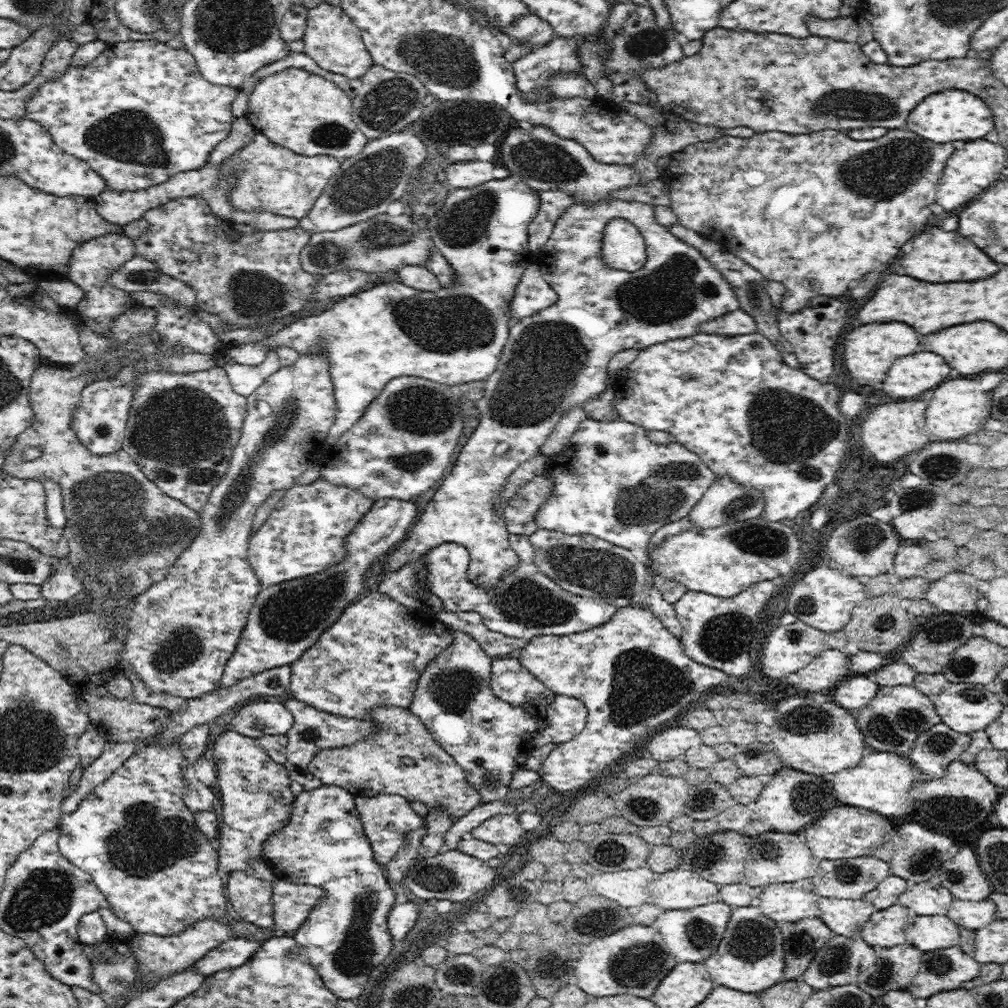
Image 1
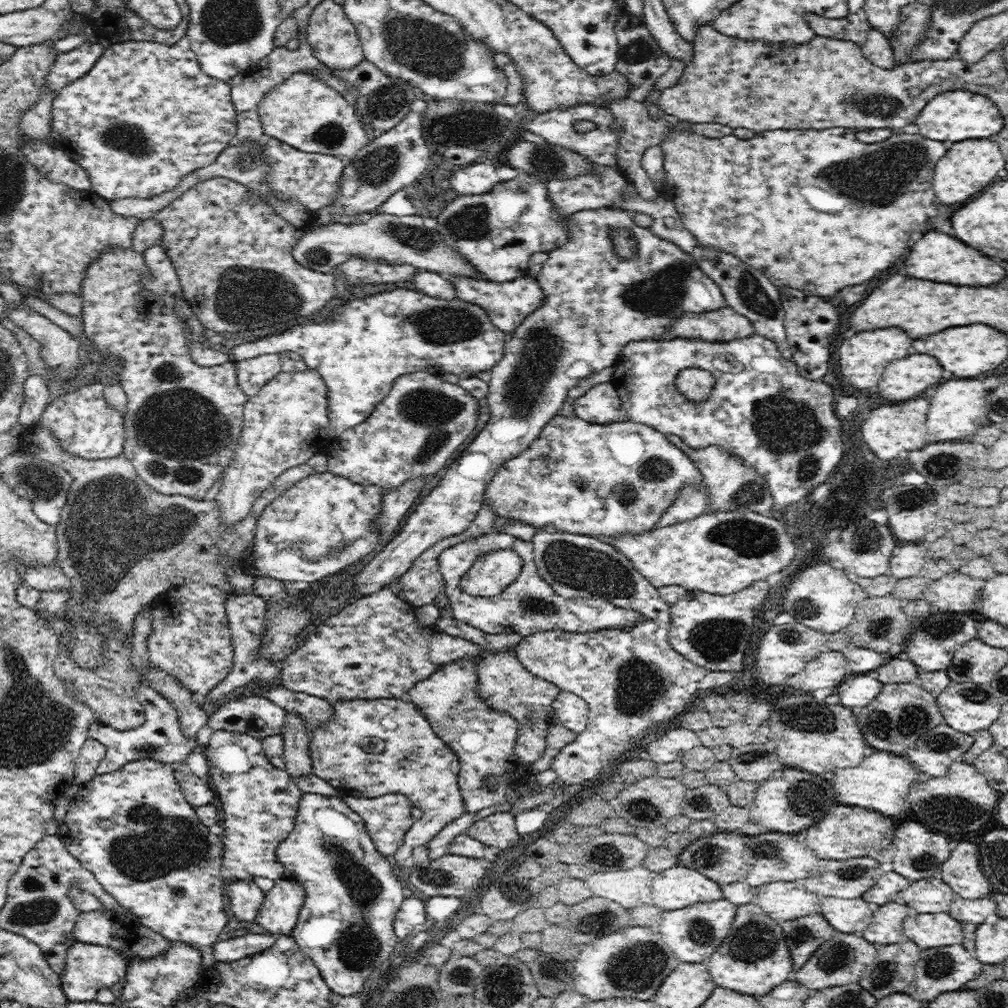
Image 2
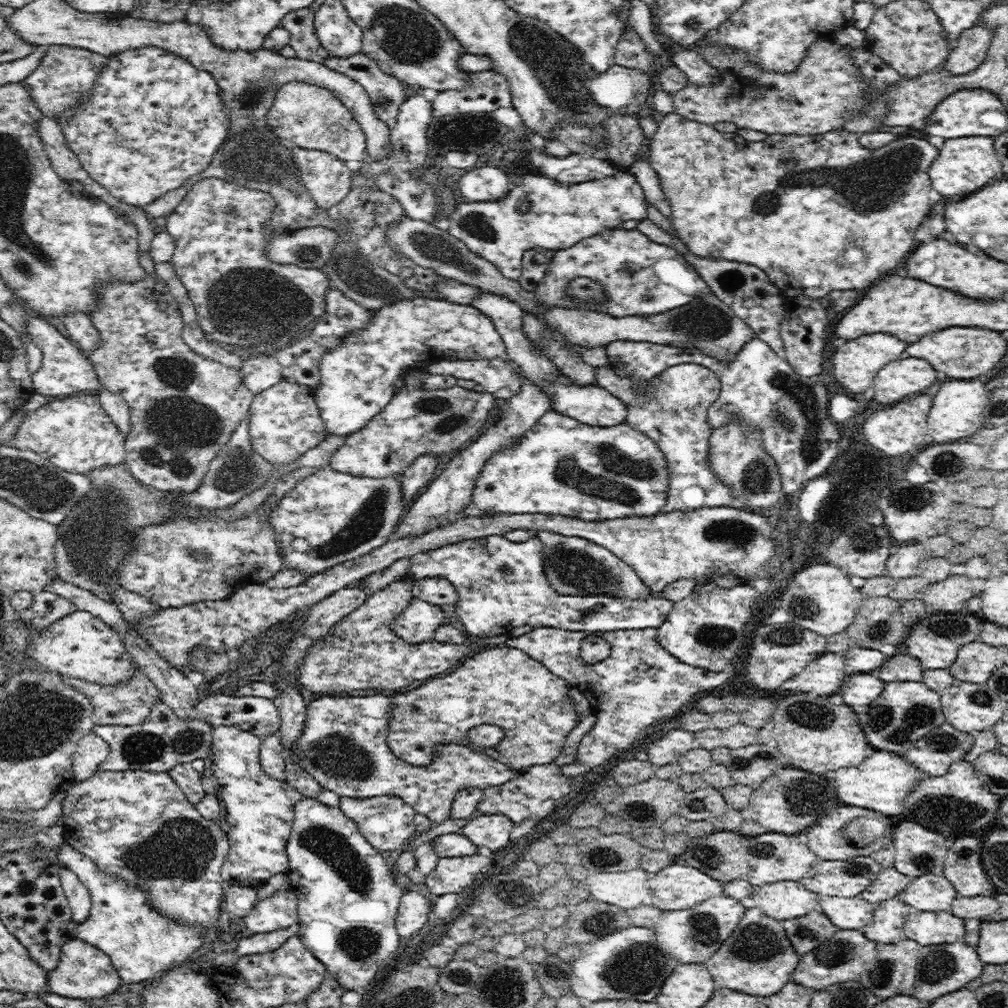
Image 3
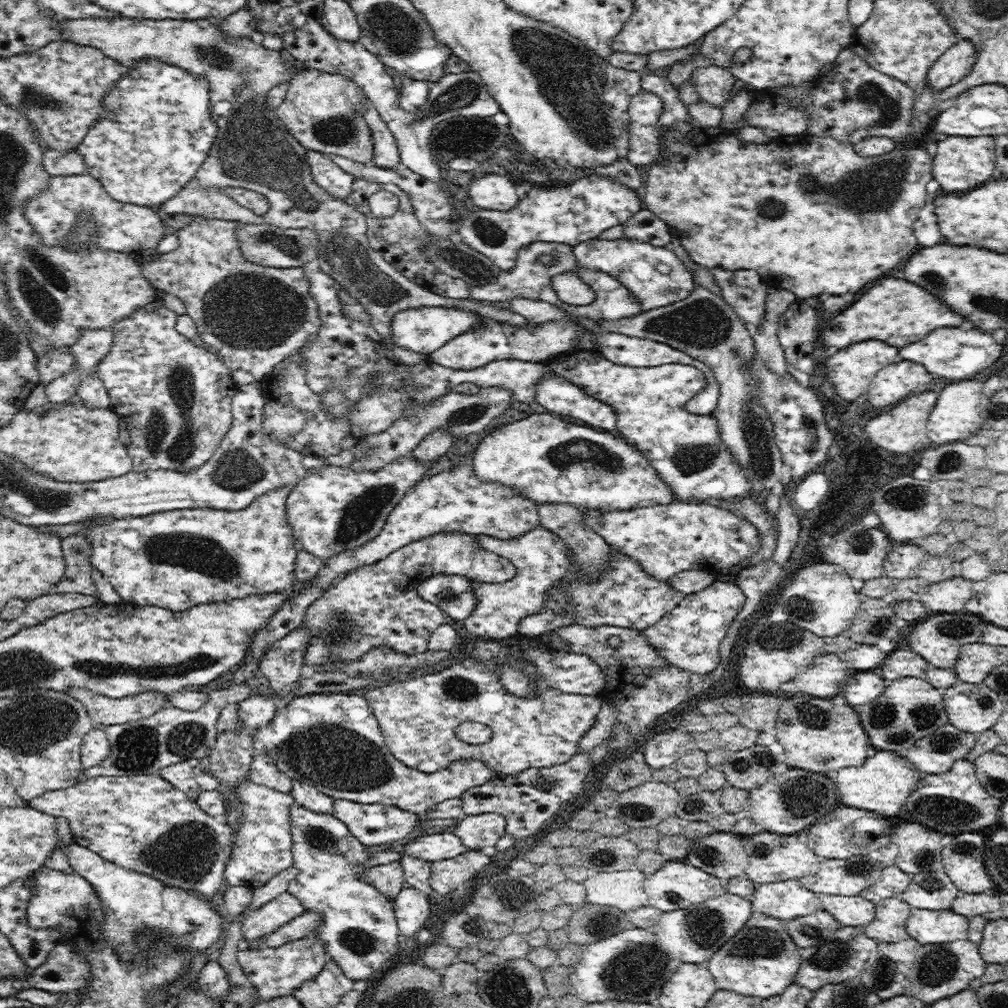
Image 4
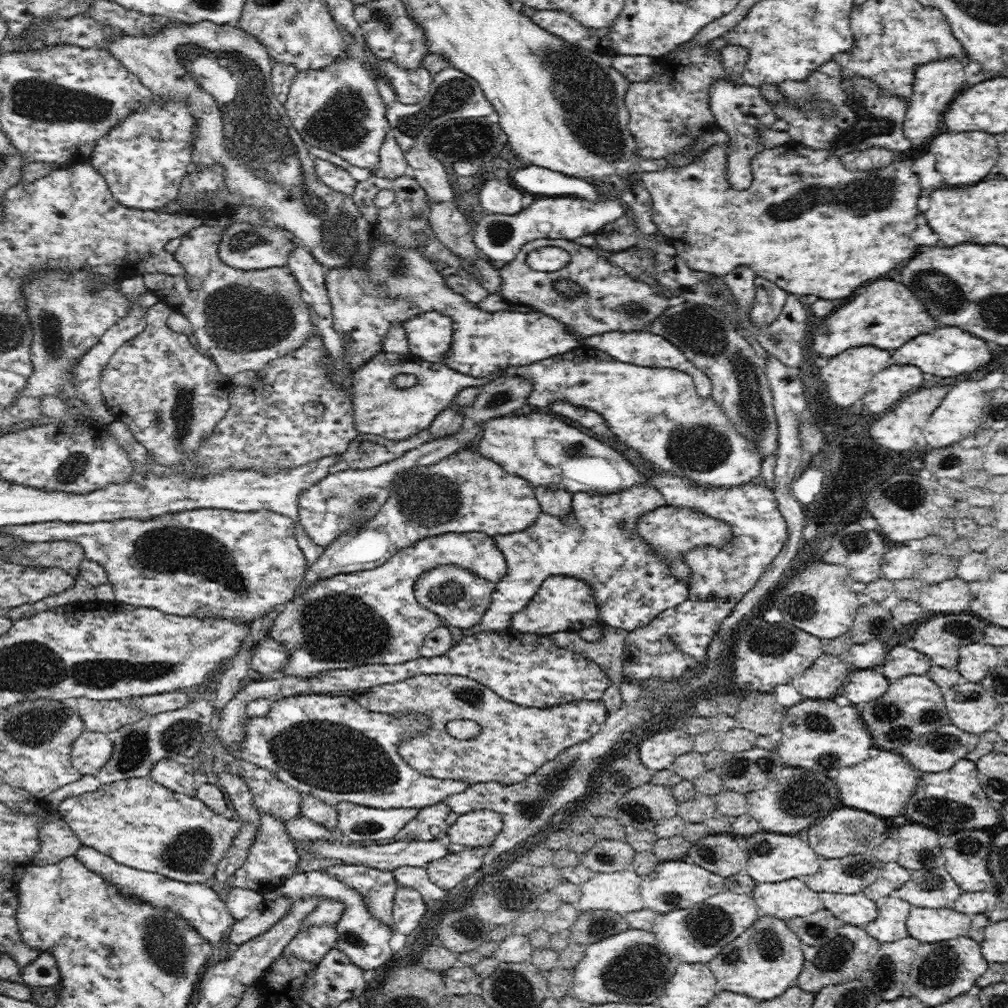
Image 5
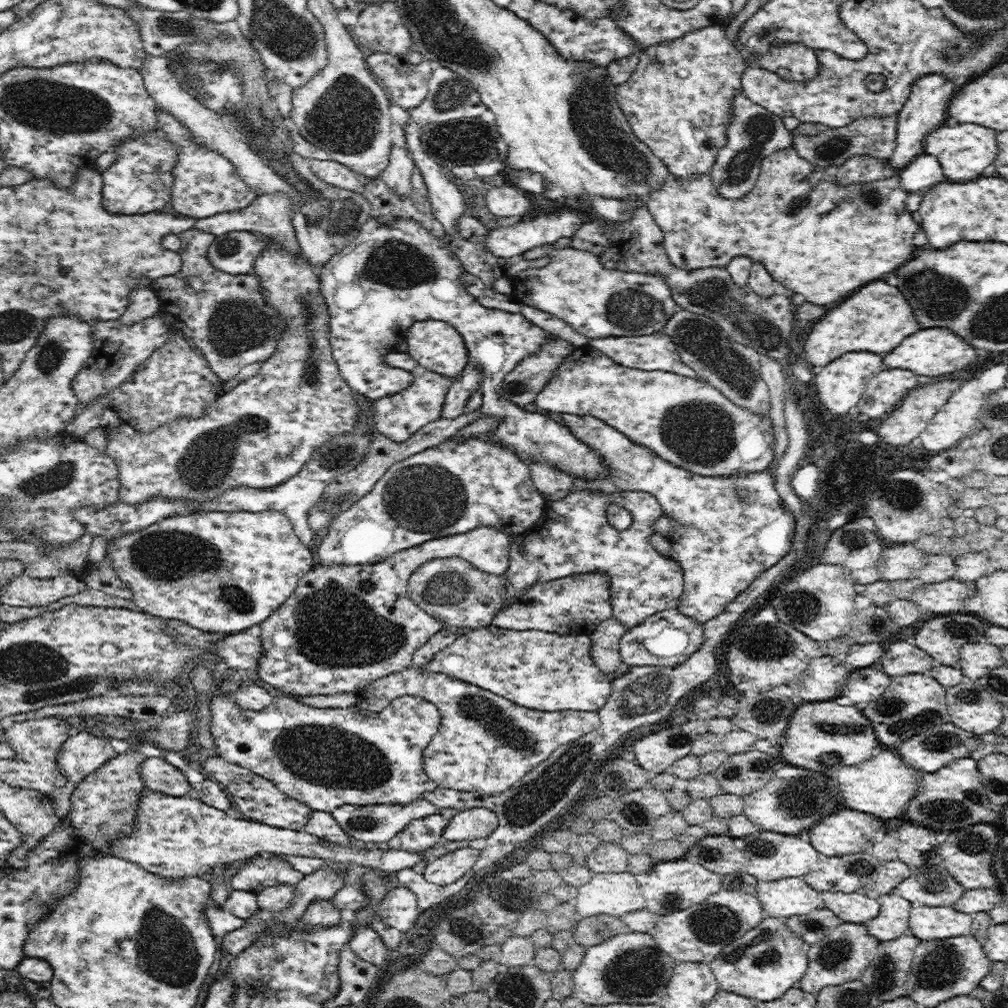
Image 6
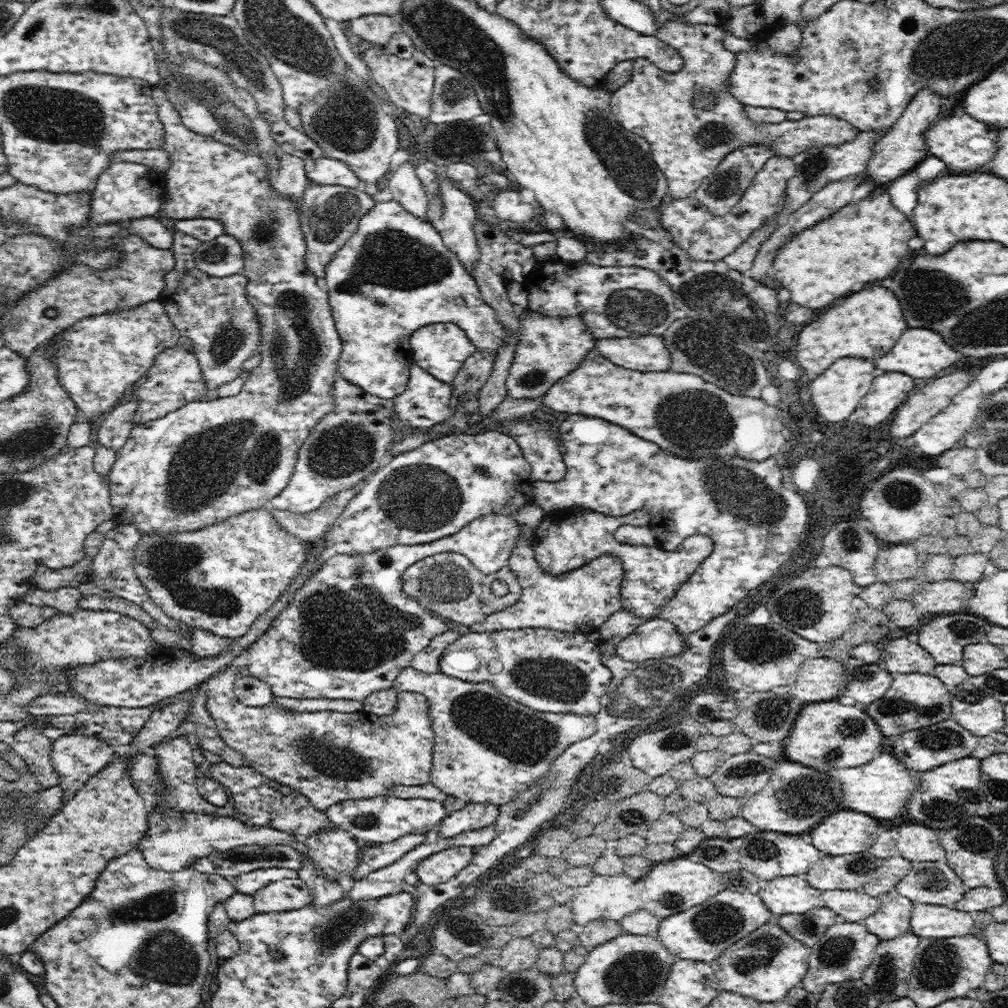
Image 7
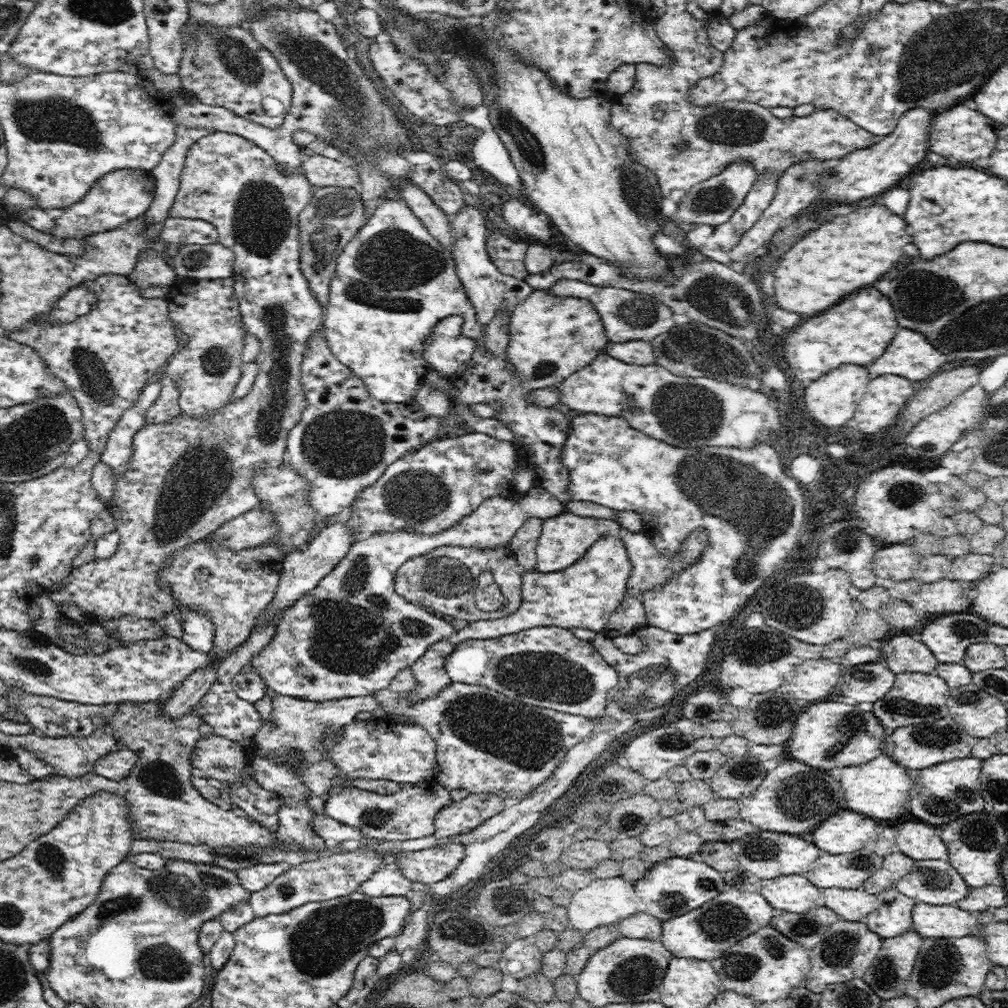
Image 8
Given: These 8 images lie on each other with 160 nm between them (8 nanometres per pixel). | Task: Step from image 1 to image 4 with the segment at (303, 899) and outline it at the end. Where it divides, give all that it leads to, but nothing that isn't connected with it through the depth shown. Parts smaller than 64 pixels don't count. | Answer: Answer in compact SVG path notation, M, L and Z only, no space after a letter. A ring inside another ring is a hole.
M288 891L282 893L264 906L256 908L254 912L250 912L248 916L244 916L240 926L244 939L251 942L261 940L306 911L298 898Z

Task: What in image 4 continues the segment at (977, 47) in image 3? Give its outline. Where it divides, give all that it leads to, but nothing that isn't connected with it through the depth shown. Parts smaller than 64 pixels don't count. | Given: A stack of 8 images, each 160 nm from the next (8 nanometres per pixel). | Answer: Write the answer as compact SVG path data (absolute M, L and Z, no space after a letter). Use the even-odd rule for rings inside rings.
M964 38L934 62L932 68L928 70L925 84L928 84L932 91L943 91L966 78L976 60L977 52L972 41Z

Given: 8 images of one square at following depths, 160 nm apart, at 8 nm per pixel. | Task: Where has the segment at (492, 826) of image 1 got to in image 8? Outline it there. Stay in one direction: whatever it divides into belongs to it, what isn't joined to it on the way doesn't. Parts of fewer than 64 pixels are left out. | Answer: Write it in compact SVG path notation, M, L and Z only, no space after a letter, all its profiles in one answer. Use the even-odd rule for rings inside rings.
M472 794L461 801L452 801L435 818L435 833L439 841L454 835L468 833L484 821L502 812L506 807L505 799L499 794Z

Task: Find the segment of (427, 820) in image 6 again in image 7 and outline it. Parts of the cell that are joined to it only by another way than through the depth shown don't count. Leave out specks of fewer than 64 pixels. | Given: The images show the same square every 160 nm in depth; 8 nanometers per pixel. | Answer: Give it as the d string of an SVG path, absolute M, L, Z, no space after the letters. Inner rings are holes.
M407 834L395 841L376 844L373 847L361 849L358 858L358 866L353 873L353 881L361 880L372 872L384 868L389 864L400 860L404 854L416 848L426 840L423 834Z

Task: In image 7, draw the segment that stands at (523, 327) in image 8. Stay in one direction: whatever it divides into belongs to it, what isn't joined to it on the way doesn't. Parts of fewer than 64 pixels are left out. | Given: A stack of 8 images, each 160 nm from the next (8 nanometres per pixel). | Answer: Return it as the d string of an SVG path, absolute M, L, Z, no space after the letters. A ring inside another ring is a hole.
M526 310L526 314L520 314L518 342L515 348L513 361L506 379L505 385L508 395L514 399L542 399L550 387L562 377L566 377L580 366L580 362L595 347L597 339L586 328L586 323L579 316L566 316L566 318L552 318L549 314Z

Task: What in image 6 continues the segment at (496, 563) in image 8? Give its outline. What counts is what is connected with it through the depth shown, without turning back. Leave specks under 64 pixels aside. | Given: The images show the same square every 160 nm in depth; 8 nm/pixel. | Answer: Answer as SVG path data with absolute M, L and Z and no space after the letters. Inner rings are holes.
M458 556L434 558L420 565L408 580L407 593L418 607L439 622L472 629L487 627L507 601L507 573L490 574L478 570Z

